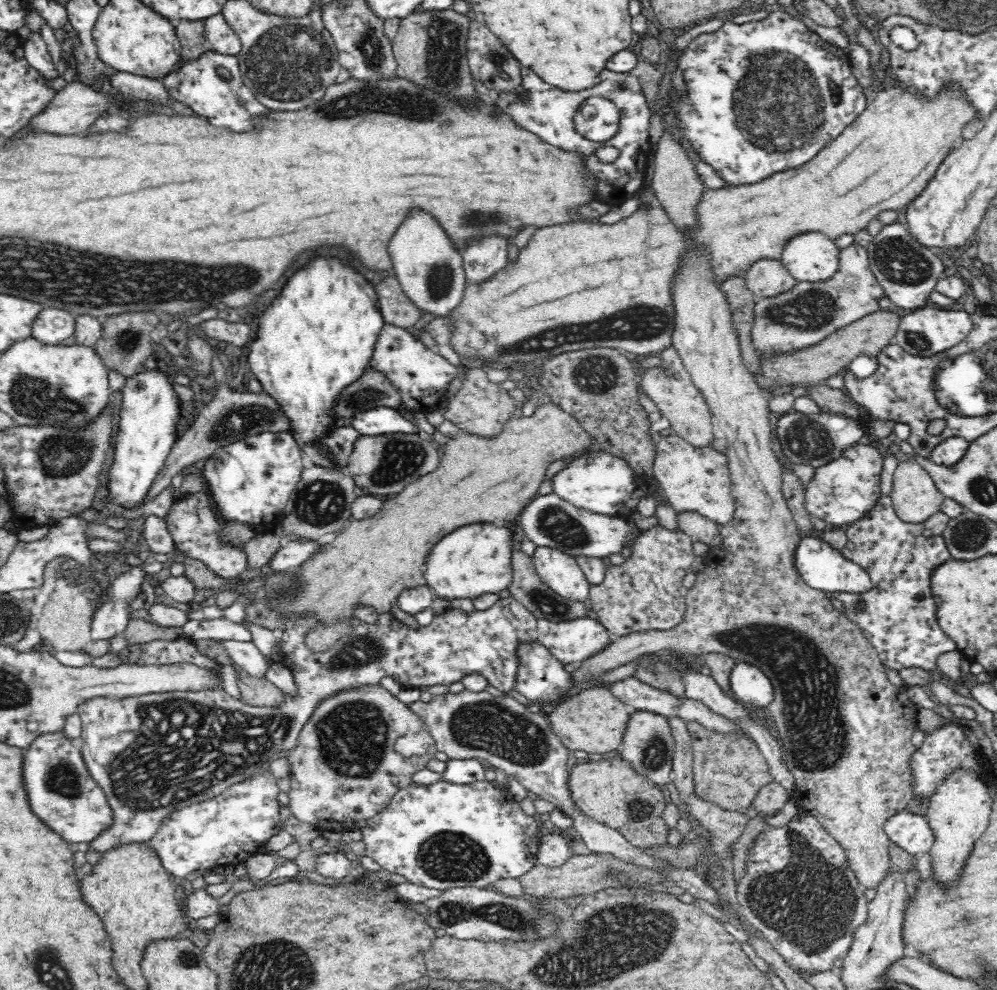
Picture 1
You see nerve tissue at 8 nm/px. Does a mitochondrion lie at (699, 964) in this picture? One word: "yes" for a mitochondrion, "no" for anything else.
no

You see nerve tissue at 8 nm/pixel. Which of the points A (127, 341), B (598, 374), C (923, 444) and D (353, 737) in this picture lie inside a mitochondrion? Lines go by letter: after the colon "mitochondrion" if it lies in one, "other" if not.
A: mitochondrion
B: mitochondrion
C: other
D: mitochondrion

